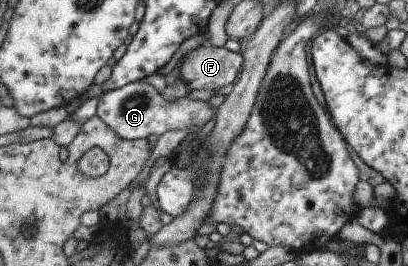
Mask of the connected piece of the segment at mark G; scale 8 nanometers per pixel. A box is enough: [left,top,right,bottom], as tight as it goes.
[95,79,217,140]

